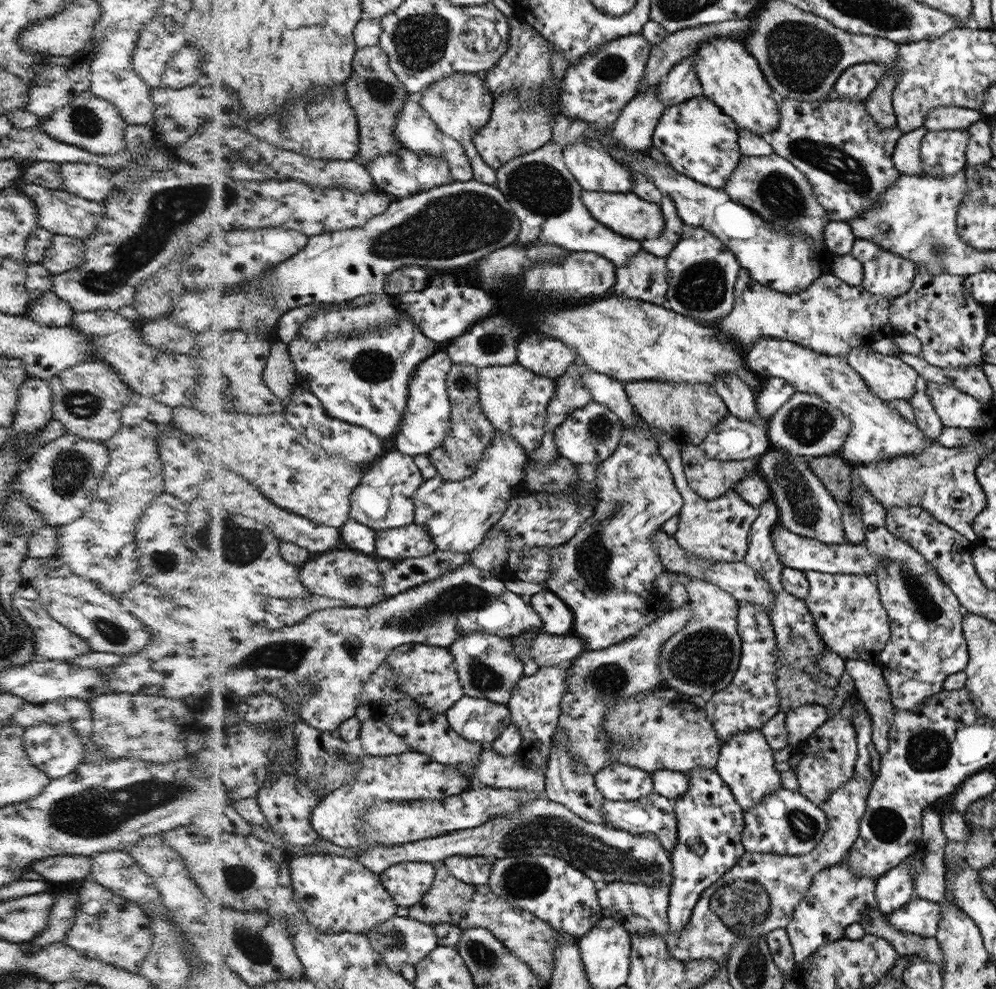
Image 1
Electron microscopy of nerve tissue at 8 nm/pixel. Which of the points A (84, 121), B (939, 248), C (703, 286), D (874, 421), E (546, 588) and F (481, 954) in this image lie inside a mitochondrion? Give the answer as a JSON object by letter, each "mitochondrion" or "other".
{"A":"mitochondrion","B":"mitochondrion","C":"mitochondrion","D":"mitochondrion","E":"other","F":"mitochondrion"}

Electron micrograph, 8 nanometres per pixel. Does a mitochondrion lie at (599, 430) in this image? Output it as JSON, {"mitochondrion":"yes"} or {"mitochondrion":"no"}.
{"mitochondrion":"yes"}

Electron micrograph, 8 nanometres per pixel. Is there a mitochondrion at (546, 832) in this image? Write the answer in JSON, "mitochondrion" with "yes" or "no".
{"mitochondrion":"yes"}

